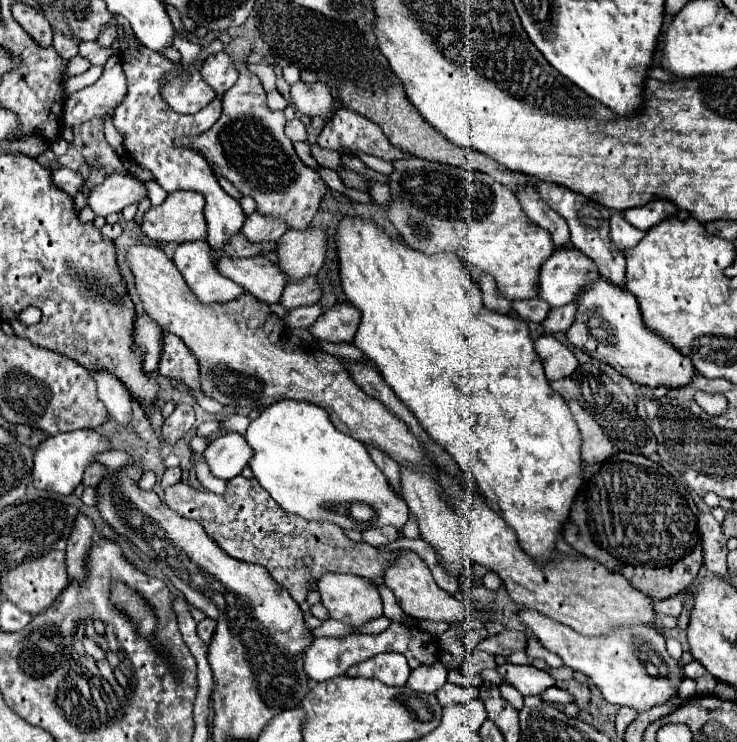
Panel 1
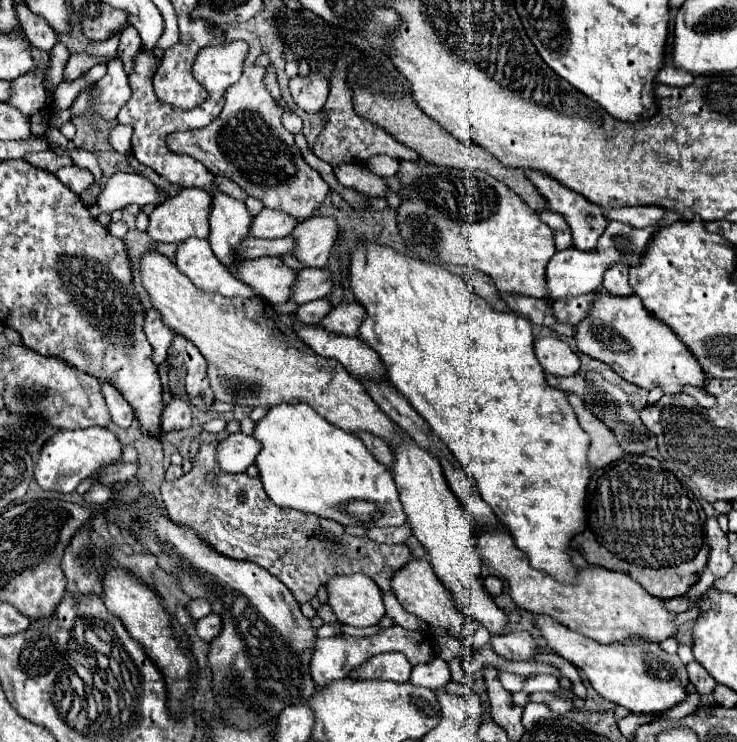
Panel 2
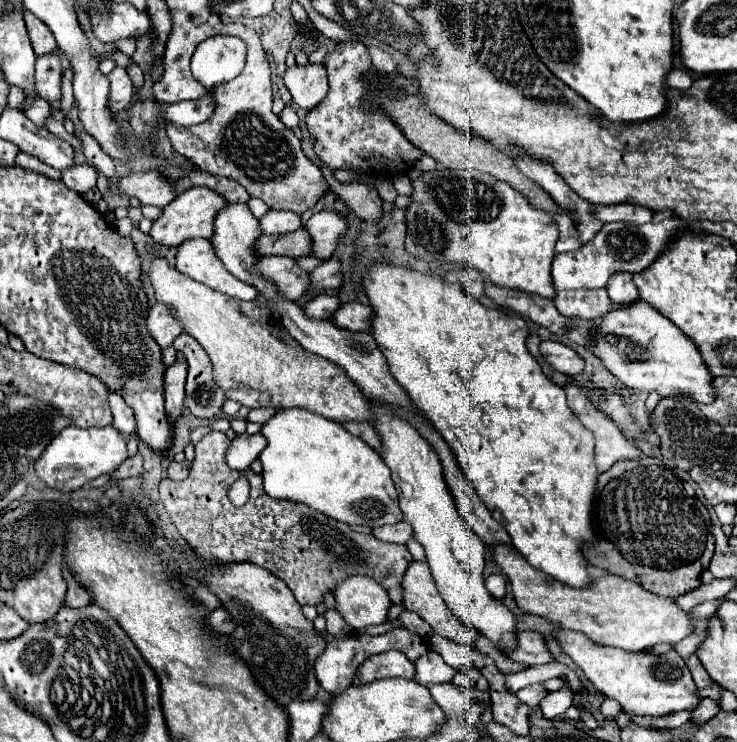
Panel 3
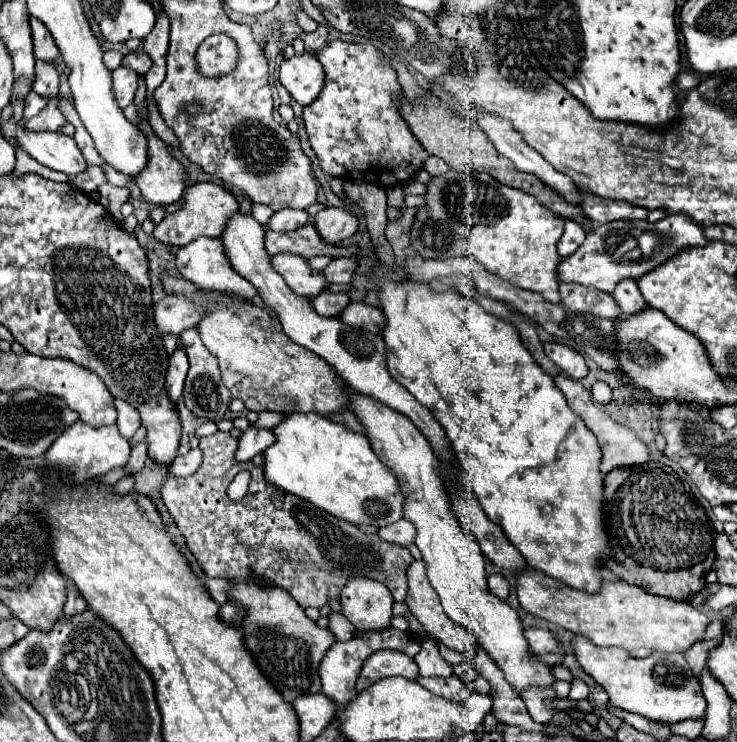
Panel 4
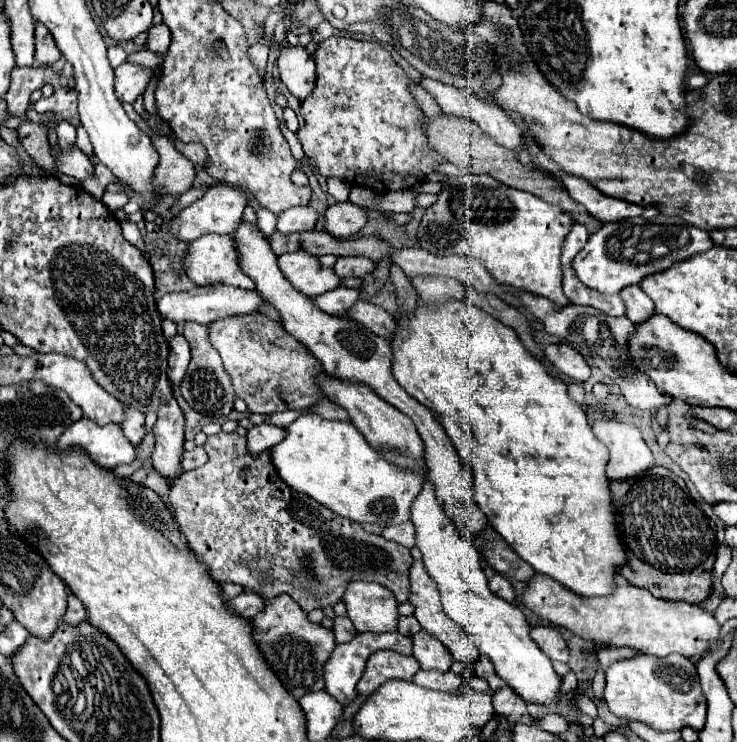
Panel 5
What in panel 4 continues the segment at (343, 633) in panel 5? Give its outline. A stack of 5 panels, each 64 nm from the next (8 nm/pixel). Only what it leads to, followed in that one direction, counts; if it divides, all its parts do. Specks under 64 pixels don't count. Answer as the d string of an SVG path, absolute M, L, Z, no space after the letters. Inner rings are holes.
M336 612L330 614L330 626L328 626L328 628L330 628L332 634L336 636L336 640L340 640L340 642L350 640L350 638L356 634L356 628L352 628L350 620L346 620L346 616L336 614Z

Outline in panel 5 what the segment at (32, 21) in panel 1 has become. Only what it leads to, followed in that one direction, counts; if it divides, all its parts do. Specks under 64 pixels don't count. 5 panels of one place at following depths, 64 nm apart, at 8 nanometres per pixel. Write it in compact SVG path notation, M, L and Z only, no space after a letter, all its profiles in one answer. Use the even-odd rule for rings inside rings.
M36 24L36 64L54 64L56 60L60 60L60 50L52 38L52 34L48 32L48 28L44 28L44 24Z

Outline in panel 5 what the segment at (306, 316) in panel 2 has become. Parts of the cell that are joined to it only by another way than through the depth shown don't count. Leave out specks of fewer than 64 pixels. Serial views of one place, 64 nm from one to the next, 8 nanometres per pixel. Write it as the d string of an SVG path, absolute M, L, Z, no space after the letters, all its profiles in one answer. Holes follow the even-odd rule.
M334 288L330 292L324 292L322 296L318 296L314 300L314 304L324 310L326 314L334 314L334 316L340 316L344 314L346 310L352 308L352 304L360 298L360 290L358 288Z

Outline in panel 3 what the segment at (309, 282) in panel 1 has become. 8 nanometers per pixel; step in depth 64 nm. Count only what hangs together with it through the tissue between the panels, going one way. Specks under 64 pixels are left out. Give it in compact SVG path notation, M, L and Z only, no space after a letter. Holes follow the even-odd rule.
M330 258L324 264L320 264L314 272L310 272L312 288L310 292L320 292L324 288L338 288L342 284L342 266L338 260Z

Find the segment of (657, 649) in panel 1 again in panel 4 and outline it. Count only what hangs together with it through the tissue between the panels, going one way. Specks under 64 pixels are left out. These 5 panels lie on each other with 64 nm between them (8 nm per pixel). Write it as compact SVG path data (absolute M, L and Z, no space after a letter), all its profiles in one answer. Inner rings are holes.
M574 636L572 640L576 660L606 692L610 706L640 714L652 722L676 724L688 718L702 718L706 710L706 700L702 696L698 678L690 670L684 654L662 654L662 660L636 660L620 648L600 648L594 646L584 636Z

